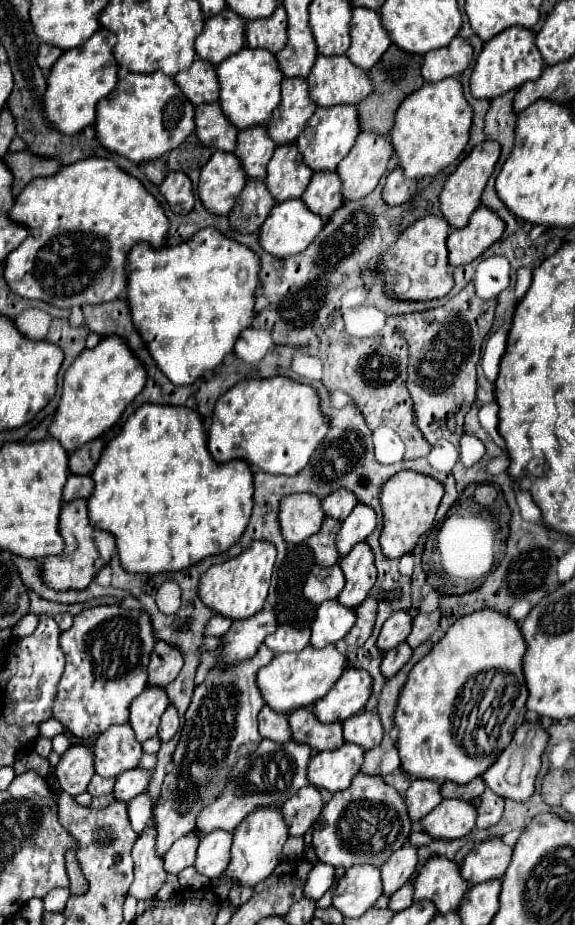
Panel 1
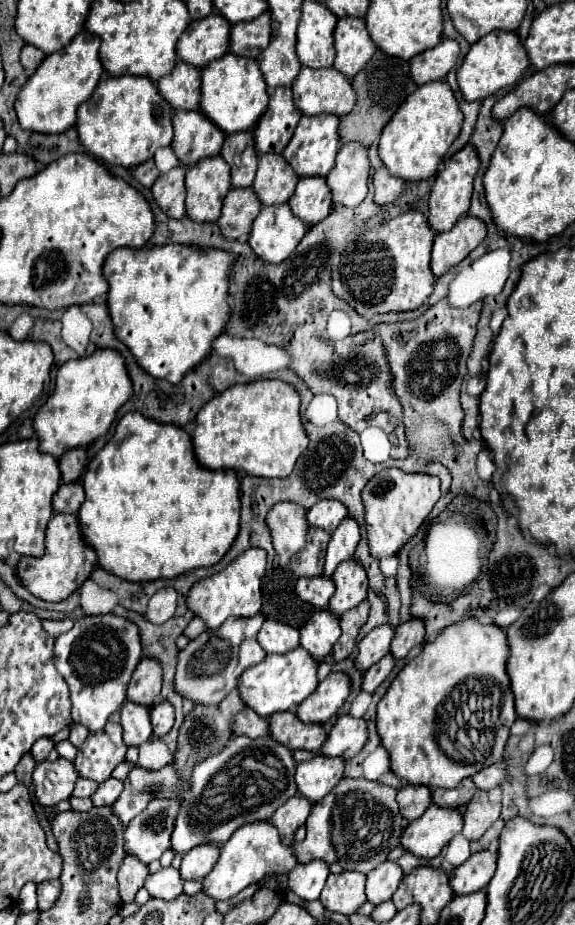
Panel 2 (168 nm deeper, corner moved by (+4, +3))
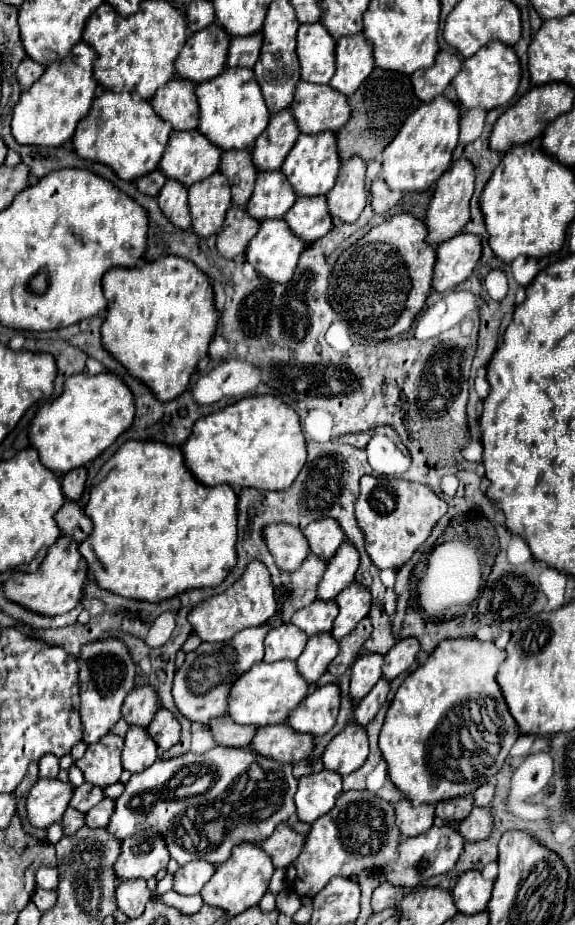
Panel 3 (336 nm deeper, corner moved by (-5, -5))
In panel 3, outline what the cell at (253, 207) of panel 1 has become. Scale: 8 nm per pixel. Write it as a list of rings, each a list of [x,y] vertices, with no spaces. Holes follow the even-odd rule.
[[[231,206],[223,224],[223,230],[217,236],[217,250],[223,258],[235,258],[245,252],[249,240],[259,232],[261,222],[249,216],[249,212],[241,206]]]

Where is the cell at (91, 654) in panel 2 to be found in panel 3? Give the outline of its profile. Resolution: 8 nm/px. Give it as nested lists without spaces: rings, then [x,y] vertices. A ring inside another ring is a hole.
[[[103,638],[81,646],[77,656],[79,664],[79,686],[81,686],[81,722],[83,722],[83,740],[87,744],[101,740],[111,732],[121,718],[121,706],[127,694],[135,688],[135,660],[131,652],[119,638]]]

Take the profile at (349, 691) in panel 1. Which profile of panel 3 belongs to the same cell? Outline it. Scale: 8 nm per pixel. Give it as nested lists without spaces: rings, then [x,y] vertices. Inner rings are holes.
[[[327,684],[321,688],[315,688],[301,708],[289,716],[289,726],[295,728],[295,732],[323,736],[327,734],[337,720],[341,708],[341,690],[337,684]]]

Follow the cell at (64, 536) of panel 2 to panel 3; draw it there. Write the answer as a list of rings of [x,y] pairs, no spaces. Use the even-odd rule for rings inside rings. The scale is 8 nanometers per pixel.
[[[59,536],[59,540],[49,548],[37,572],[15,572],[5,580],[5,596],[45,616],[65,614],[65,612],[71,612],[81,602],[87,572],[89,568],[83,556],[79,554],[79,544],[69,536]]]

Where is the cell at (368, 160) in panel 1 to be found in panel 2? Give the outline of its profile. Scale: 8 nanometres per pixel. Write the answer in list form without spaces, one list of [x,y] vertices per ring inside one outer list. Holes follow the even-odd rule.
[[[358,142],[342,144],[336,158],[336,166],[332,168],[330,176],[326,176],[332,202],[350,208],[358,206],[368,192],[368,174],[370,162],[366,148]]]

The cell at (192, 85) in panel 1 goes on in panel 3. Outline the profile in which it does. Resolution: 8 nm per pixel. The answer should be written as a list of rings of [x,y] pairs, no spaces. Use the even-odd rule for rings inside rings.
[[[173,78],[167,86],[151,98],[155,112],[169,120],[175,130],[193,130],[199,124],[199,102],[195,96],[195,82]]]

